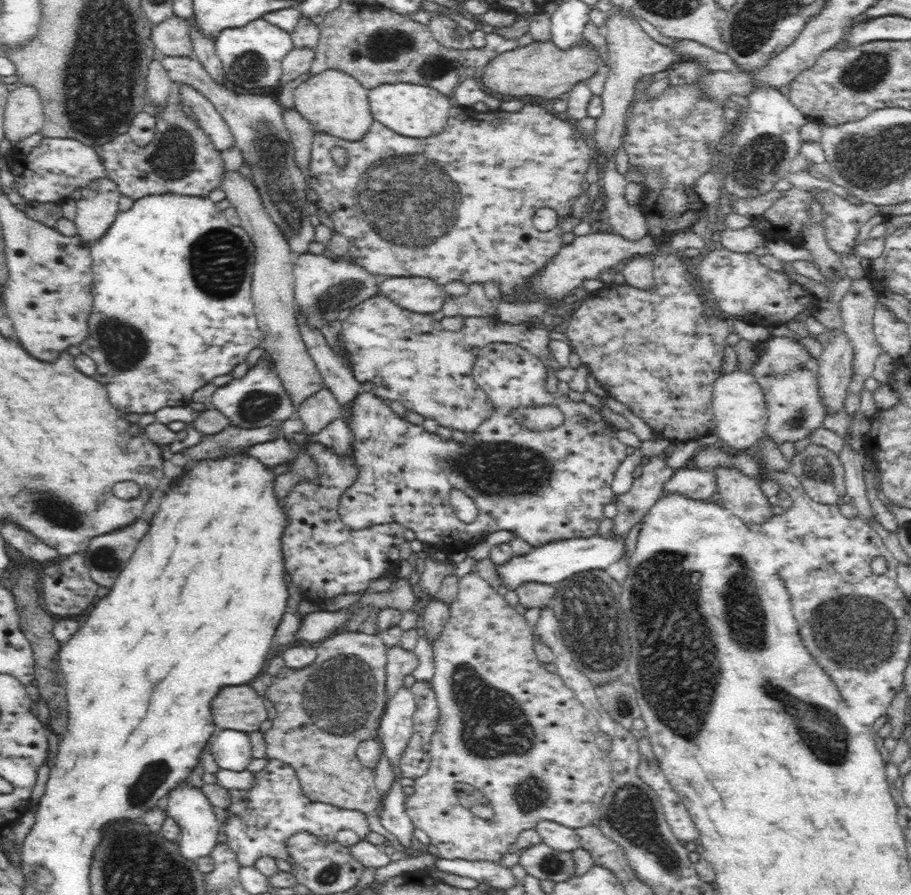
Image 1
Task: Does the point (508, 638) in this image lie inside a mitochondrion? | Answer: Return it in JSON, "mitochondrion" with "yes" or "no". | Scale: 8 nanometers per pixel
{"mitochondrion":"no"}

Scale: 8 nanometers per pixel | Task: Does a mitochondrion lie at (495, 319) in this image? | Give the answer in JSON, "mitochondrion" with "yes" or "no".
{"mitochondrion":"no"}

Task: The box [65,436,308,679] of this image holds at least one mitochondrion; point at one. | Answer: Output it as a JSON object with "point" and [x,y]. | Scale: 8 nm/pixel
{"point":[106,558]}

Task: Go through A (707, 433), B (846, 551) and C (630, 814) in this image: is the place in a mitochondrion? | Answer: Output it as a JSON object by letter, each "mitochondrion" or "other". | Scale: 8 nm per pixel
{"A":"other","B":"other","C":"mitochondrion"}

